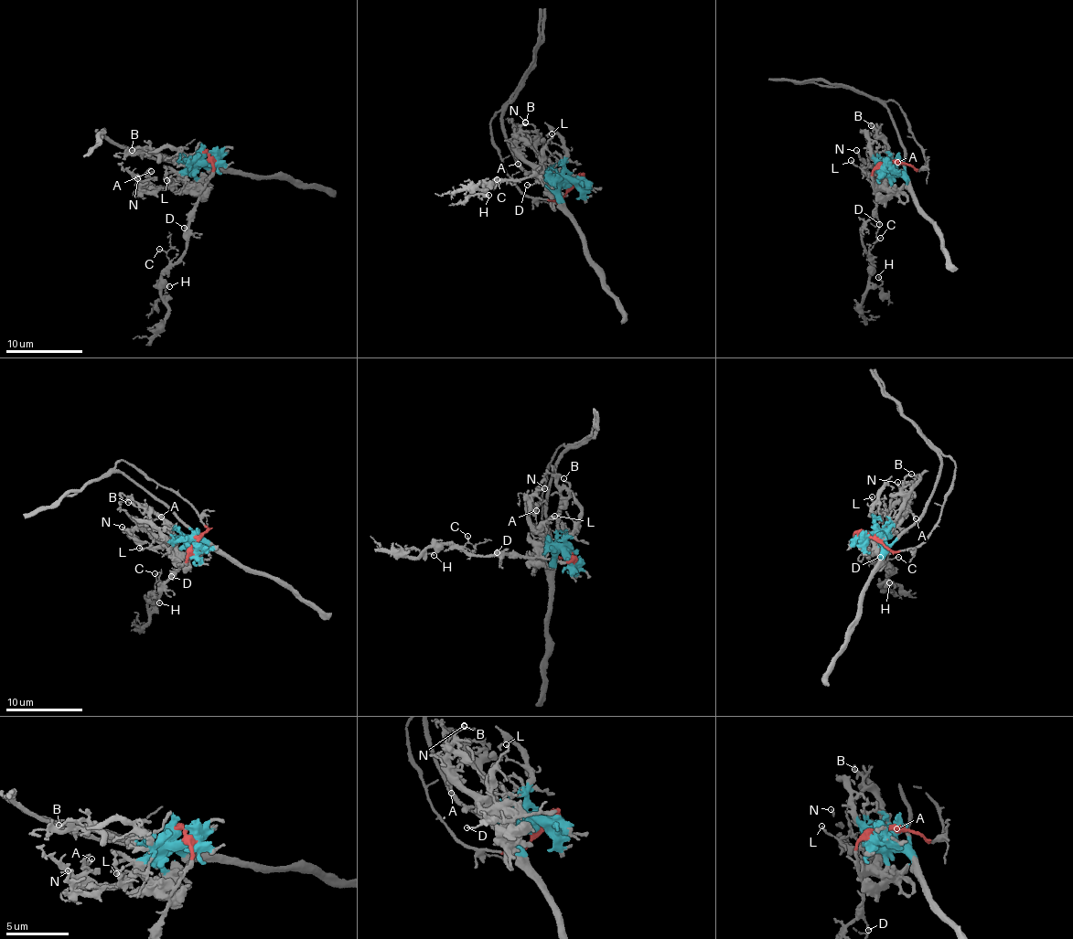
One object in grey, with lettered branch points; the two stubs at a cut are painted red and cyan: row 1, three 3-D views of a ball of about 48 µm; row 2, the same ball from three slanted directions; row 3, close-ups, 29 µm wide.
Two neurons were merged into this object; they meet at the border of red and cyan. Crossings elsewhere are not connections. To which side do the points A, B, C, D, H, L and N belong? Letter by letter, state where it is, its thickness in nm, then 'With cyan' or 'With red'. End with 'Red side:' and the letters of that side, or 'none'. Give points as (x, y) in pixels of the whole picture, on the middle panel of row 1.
A: Place: (518, 164). Thickness 110 nm. With cyan
B: Place: (525, 122). Thickness 140 nm. With cyan
C: Place: (497, 179). Thickness 100 nm. With red
D: Place: (527, 185). Thickness 110 nm. With red
H: Place: (488, 195). Thickness 150 nm. With red
L: Place: (552, 133). Thickness 160 nm. With cyan
N: Place: (525, 122). Thickness 160 nm. With cyan
Red side: C, D, H

